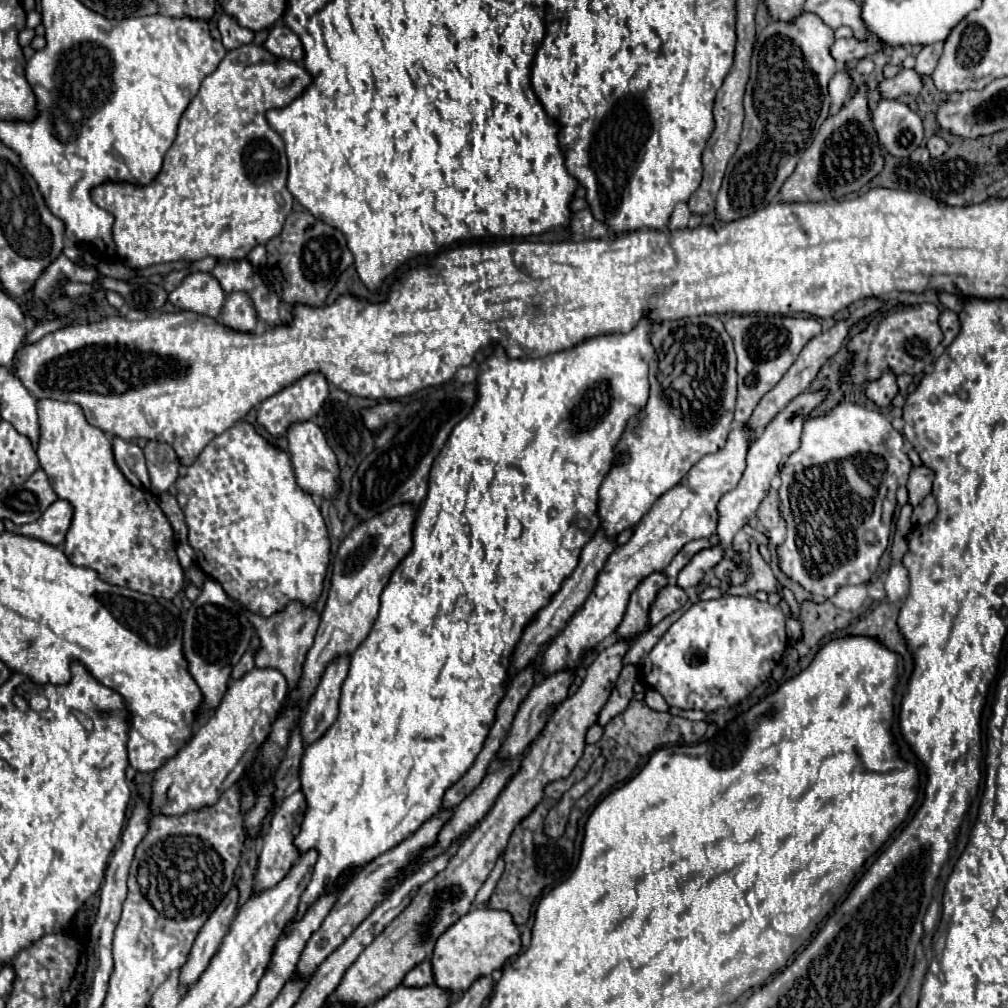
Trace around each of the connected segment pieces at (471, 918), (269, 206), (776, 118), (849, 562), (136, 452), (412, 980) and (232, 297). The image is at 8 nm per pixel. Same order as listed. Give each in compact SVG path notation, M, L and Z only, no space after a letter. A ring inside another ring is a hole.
M477 908L461 916L445 934L439 936L433 952L433 974L435 984L461 996L475 980L481 976L491 976L491 972L503 968L505 960L521 950L521 934L513 924L511 914L505 910Z
M245 44L241 48L229 50L227 56L217 66L217 70L203 80L199 94L187 106L187 110L185 110L185 114L183 114L183 118L179 122L179 134L177 134L173 146L169 148L169 152L165 154L163 168L153 178L153 182L147 184L147 186L135 186L135 184L129 184L129 182L103 182L103 184L99 184L99 186L95 186L91 190L93 202L99 208L111 212L113 218L115 218L115 224L113 224L113 242L115 242L117 254L125 260L125 264L129 268L147 268L147 266L163 264L163 262L177 262L177 260L191 262L191 260L201 260L205 256L235 260L235 258L245 258L253 250L255 244L265 244L267 240L271 240L273 236L277 236L281 232L281 228L283 228L283 222L285 222L287 214L291 212L293 196L289 194L289 190L285 186L287 184L287 156L285 156L285 146L281 144L281 136L267 124L265 110L269 110L269 108L283 108L283 106L291 104L309 84L311 84L311 76L309 76L309 72L303 66L299 66L295 62L289 62L289 60L283 60L283 58L275 58L263 46Z
M803 12L791 22L773 20L757 36L751 58L751 80L745 92L745 124L739 148L727 166L723 186L717 194L717 220L733 222L753 214L759 208L769 206L777 198L783 182L793 174L799 158L811 144L819 126L829 116L831 98L827 92L827 84L837 72L837 64L829 52L831 42L835 42L833 28L829 28L817 14L811 12Z
M841 402L837 404L833 410L829 410L825 416L815 416L815 418L809 418L805 424L803 424L803 436L801 436L801 446L799 450L795 450L787 462L783 464L783 470L779 472L781 476L781 488L779 488L779 500L781 500L781 516L783 520L787 522L787 534L785 534L785 540L777 546L777 564L781 568L781 572L785 576L789 576L793 582L801 584L805 588L805 592L811 592L811 594L819 594L823 598L831 598L839 588L843 586L849 586L849 584L867 584L869 578L875 574L877 570L877 564L879 564L879 558L881 554L885 552L887 548L887 542L889 542L889 530L891 530L891 518L893 518L893 512L895 512L895 492L899 486L907 484L907 476L911 472L911 462L907 458L907 454L903 452L903 436L901 432L897 432L891 422L881 416L877 410L869 410L865 406L859 406L859 404L851 404L851 402ZM887 492L891 492L891 504L889 504L889 512L885 512L883 508L883 502L887 498Z
M119 436L113 438L115 460L125 474L125 478L137 488L149 488L149 473L143 456L143 448L137 442L123 440Z
M425 960L419 966L415 966L403 980L405 986L427 986L433 982L433 974L431 974L431 962Z
M231 292L225 298L223 310L221 310L221 324L241 330L241 332L253 332L257 324L255 306L251 302L251 296L247 292Z

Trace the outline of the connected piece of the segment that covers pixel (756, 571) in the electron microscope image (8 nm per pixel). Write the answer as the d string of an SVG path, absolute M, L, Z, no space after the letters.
M751 540L751 560L749 560L749 566L751 566L751 574L749 578L739 584L739 586L731 586L727 590L727 594L737 594L737 596L751 596L755 594L757 590L765 590L767 594L769 592L779 592L777 590L777 580L769 568L769 564L763 562L761 554L757 552L757 544L755 540Z

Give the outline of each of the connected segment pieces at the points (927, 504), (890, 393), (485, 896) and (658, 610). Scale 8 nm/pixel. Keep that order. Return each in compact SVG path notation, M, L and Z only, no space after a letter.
M927 494L925 500L923 500L919 506L913 508L913 518L911 518L911 522L923 526L923 524L929 524L929 522L935 518L935 514L937 514L937 502L935 502L933 494Z
M883 372L879 380L873 380L867 384L867 398L873 400L879 408L887 408L893 398L897 396L897 382L893 372Z
M501 854L499 860L497 860L497 864L495 864L495 868L491 870L487 882L479 888L479 892L477 892L475 900L473 900L475 906L483 906L483 904L489 902L489 898L491 898L491 894L493 894L493 890L495 890L495 884L499 882L499 878L501 878L501 874L503 874L503 868L505 868L505 862L503 862L503 854Z
M667 584L663 590L659 590L655 602L649 610L649 628L653 628L657 622L661 622L665 616L673 614L687 602L687 594L679 586Z

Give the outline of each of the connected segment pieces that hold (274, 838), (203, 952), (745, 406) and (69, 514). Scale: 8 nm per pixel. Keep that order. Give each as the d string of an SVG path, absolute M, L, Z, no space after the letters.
M297 790L291 796L287 796L283 800L283 804L279 806L279 810L275 812L269 832L263 838L263 850L259 854L259 868L257 868L257 888L253 892L261 892L267 888L273 888L279 880L285 878L285 874L289 872L289 868L293 866L293 862L299 858L299 850L293 844L295 836L299 834L299 826L303 822L303 814L307 812L307 802L303 798L303 792Z
M233 886L227 892L227 898L223 898L223 902L215 908L215 912L209 916L209 920L199 930L199 934L193 942L191 954L181 968L179 982L183 986L195 984L197 978L203 974L203 970L209 966L211 958L219 950L221 940L223 940L225 932L229 930L229 924L237 912L237 900L239 900L239 890Z
M745 314L731 316L725 324L733 338L737 354L737 408L733 426L743 426L763 394L767 394L797 360L803 346L821 332L821 324L815 318L791 318L791 316L767 316L767 314Z
M57 500L53 502L43 516L37 522L25 524L25 526L17 526L10 520L2 520L5 530L15 534L23 534L29 538L41 538L47 544L59 546L65 542L65 534L71 526L71 518L73 518L73 510L71 510L71 502L67 500Z

